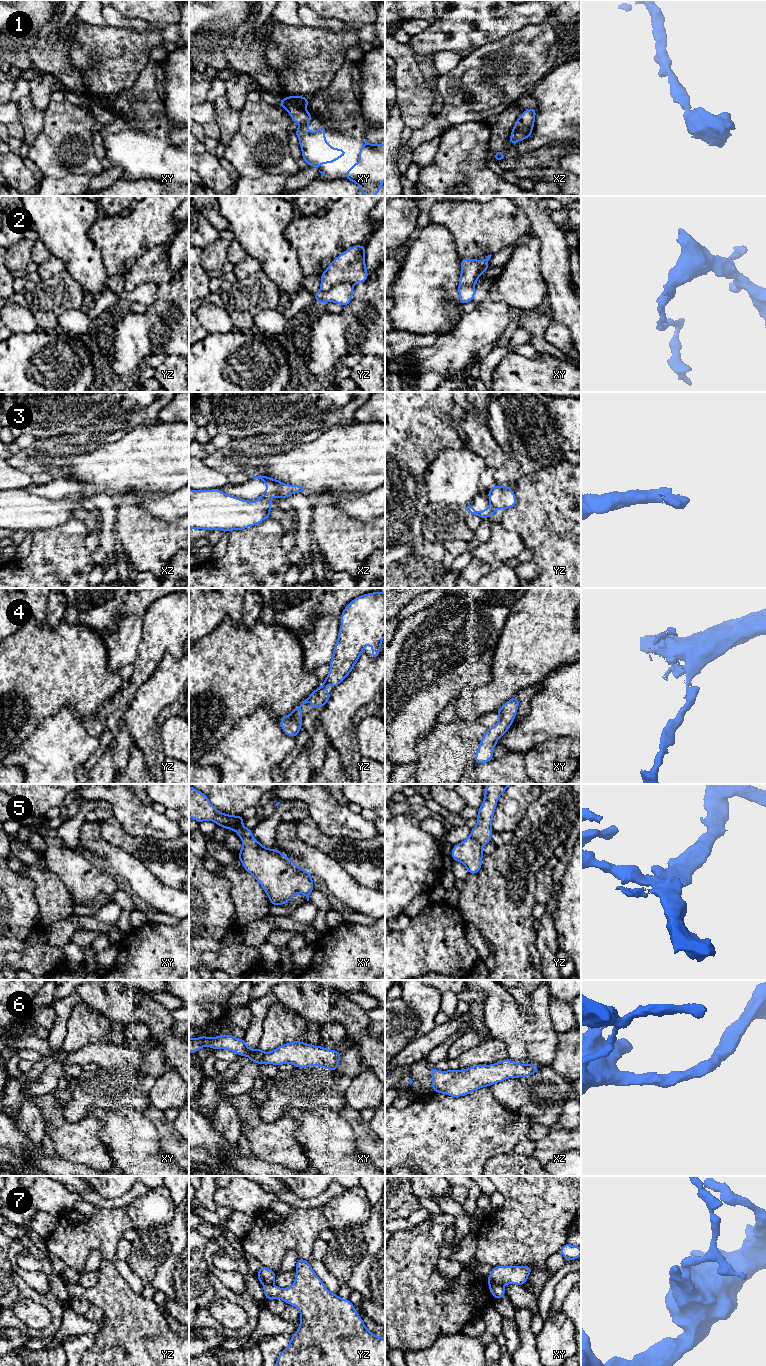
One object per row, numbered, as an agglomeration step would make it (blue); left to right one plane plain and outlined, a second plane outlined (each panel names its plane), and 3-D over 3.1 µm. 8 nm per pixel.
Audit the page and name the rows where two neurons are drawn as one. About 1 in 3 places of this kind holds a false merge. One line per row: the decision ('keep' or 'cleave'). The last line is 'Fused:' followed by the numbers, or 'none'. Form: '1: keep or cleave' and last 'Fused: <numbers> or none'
1: cleave
2: cleave
3: cleave
4: cleave
5: keep
6: keep
7: cleave
Fused: 1, 2, 3, 4, 7

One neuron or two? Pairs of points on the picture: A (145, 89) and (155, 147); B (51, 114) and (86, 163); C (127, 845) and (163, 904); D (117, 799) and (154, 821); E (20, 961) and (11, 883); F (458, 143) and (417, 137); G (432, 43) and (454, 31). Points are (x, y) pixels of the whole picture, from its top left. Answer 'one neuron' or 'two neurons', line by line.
A: one neuron
B: one neuron
C: two neurons
D: one neuron
E: one neuron
F: two neurons
G: one neuron

